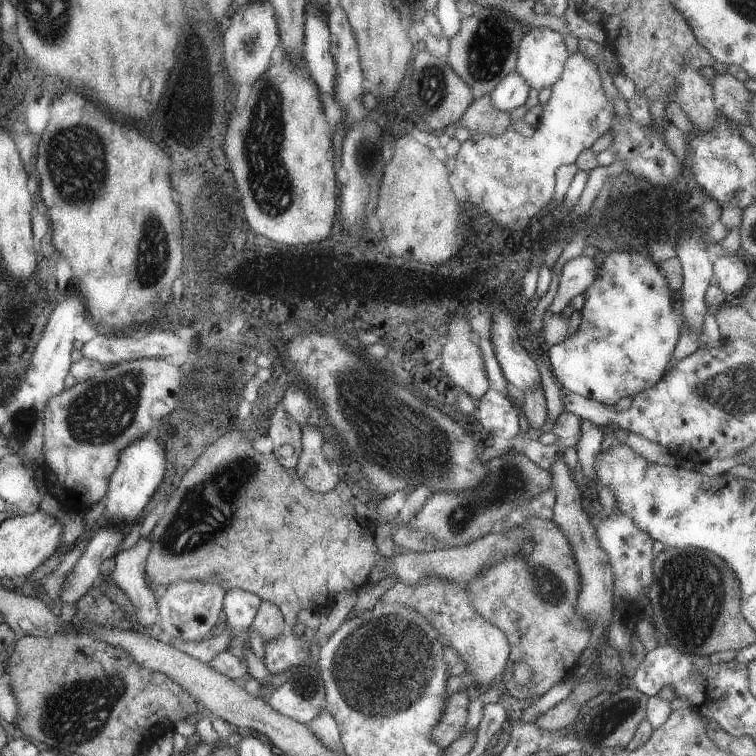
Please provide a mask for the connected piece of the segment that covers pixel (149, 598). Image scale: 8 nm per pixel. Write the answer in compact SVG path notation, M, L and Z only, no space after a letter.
M150 536L141 537L130 549L119 552L115 557L112 579L132 602L136 610L136 622L150 628L158 623L159 603L154 599L154 589L144 580L145 562L152 548Z

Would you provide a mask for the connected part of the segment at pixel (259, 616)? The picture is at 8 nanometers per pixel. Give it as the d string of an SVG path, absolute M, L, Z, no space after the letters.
M270 600L261 601L260 606L252 624L249 626L249 632L256 632L263 638L263 642L270 642L274 638L280 638L285 634L287 624L282 614L282 610L270 602Z

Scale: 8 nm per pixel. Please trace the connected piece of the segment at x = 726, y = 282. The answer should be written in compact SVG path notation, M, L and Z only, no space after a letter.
M741 253L718 257L713 264L713 280L724 292L729 295L742 290L746 284L746 265L742 261Z

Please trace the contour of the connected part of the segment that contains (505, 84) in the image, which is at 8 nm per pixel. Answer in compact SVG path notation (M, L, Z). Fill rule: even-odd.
M516 70L510 72L490 93L492 106L494 106L496 110L500 110L500 112L511 113L514 108L525 104L530 89L530 84L528 84Z

